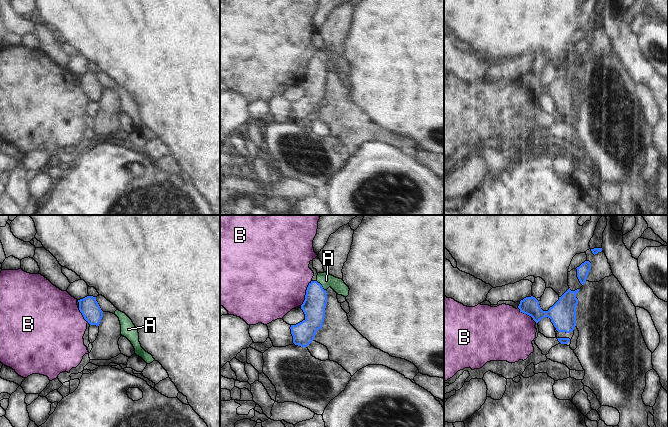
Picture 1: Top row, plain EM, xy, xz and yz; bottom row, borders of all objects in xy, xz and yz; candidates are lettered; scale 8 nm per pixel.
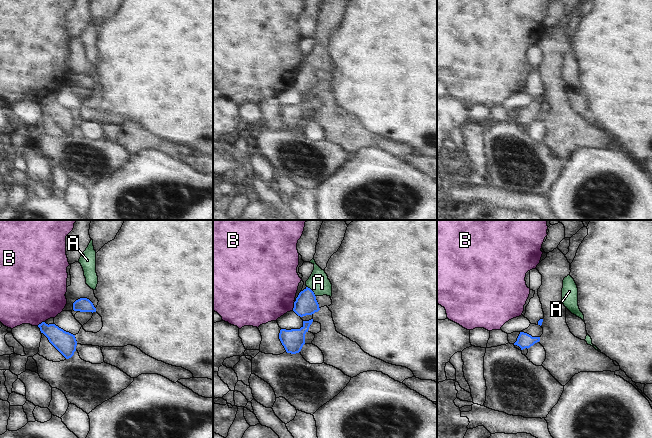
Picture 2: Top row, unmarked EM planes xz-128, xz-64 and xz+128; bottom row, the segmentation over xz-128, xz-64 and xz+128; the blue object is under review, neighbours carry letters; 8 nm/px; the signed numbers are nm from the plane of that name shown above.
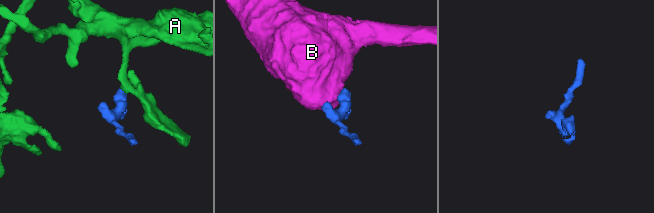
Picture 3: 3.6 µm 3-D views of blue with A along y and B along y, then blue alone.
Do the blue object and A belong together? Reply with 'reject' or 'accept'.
accept

